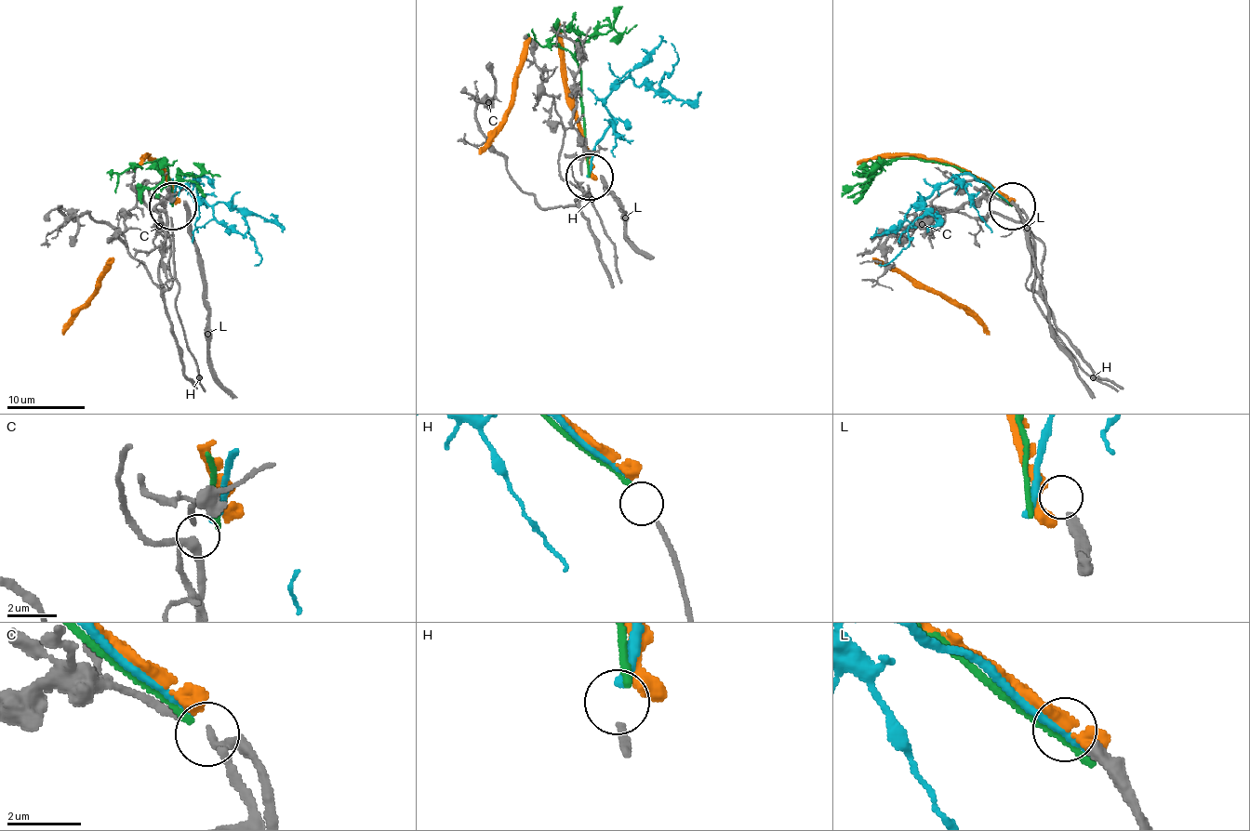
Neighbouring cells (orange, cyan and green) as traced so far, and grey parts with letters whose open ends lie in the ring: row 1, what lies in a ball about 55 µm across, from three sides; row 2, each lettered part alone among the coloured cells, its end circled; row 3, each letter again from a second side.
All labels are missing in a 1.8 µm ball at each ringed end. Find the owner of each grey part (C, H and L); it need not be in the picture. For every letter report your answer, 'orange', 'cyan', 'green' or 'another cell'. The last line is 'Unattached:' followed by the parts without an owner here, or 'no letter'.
C: cyan
H: green
L: another cell
Unattached: L

